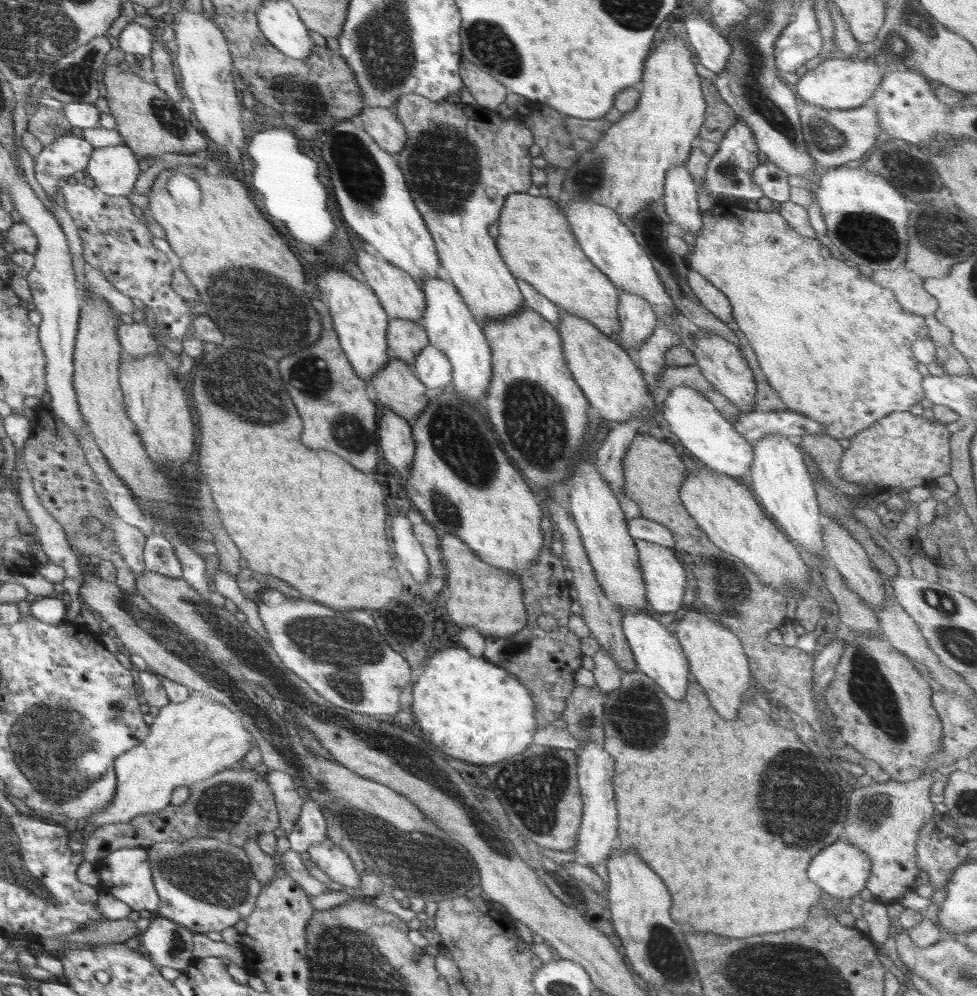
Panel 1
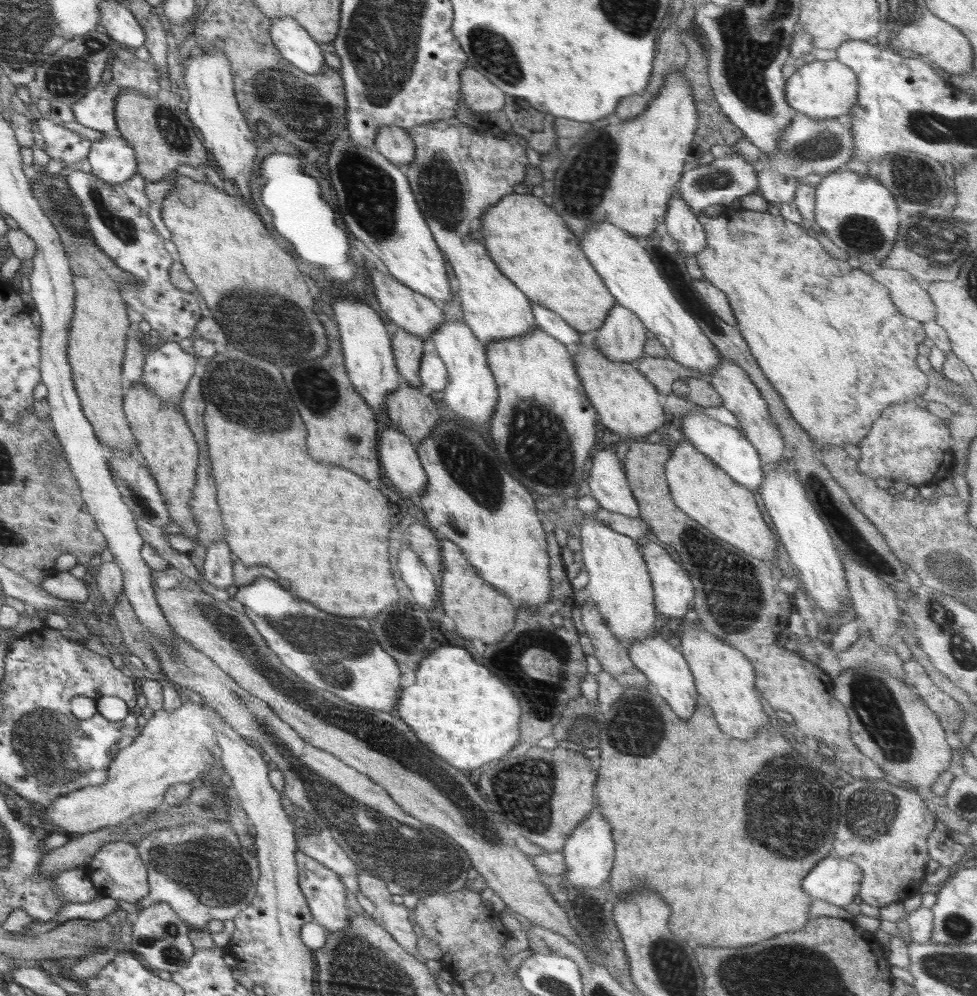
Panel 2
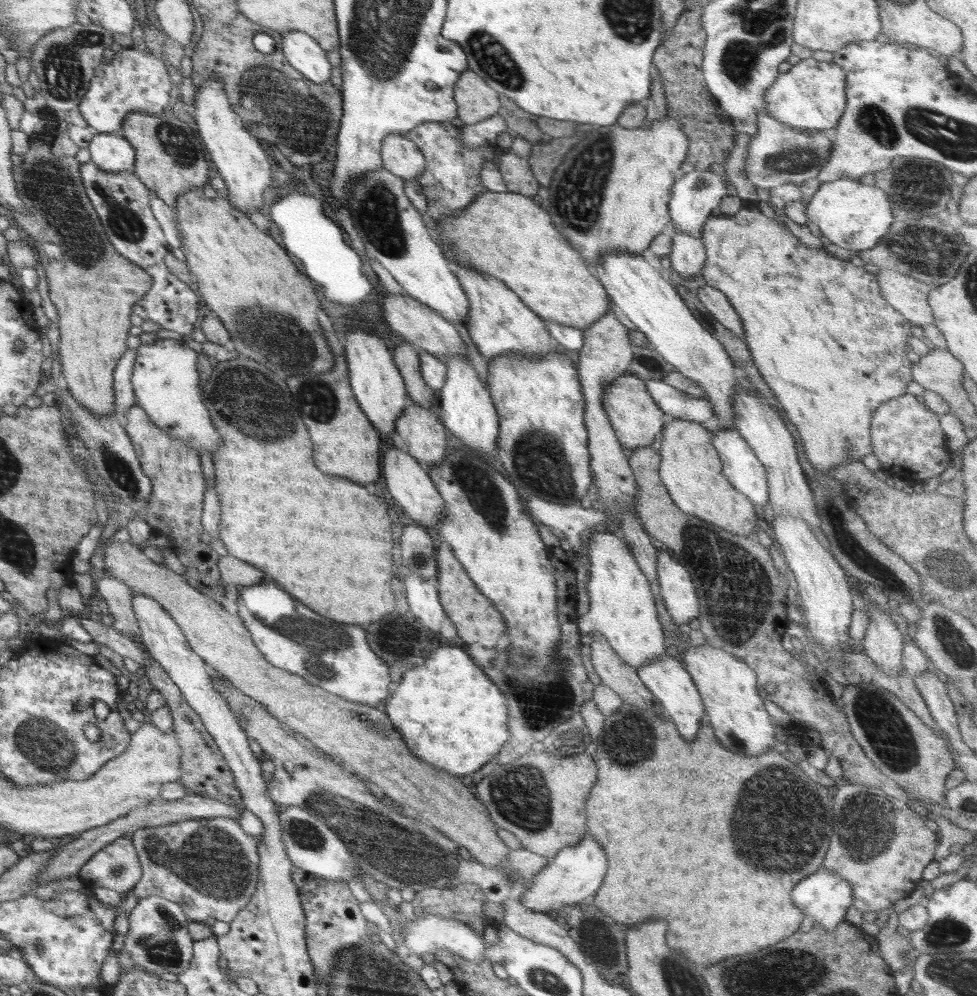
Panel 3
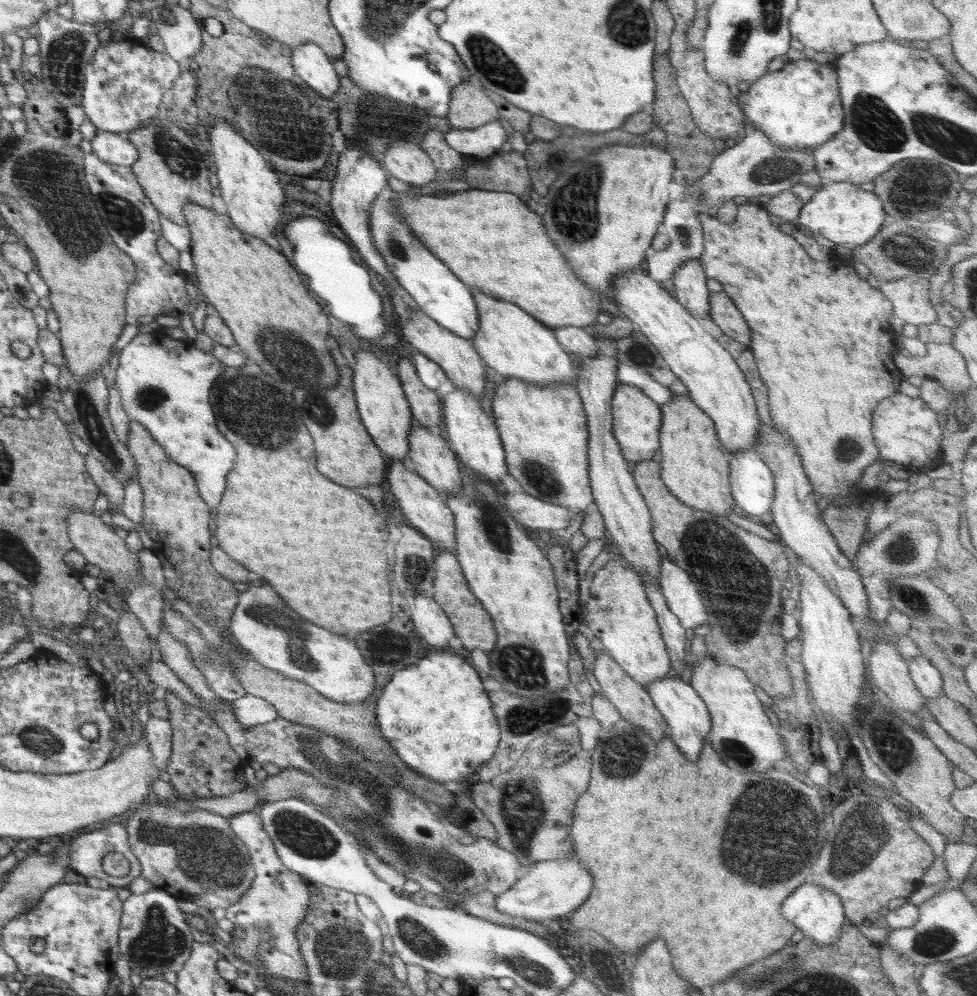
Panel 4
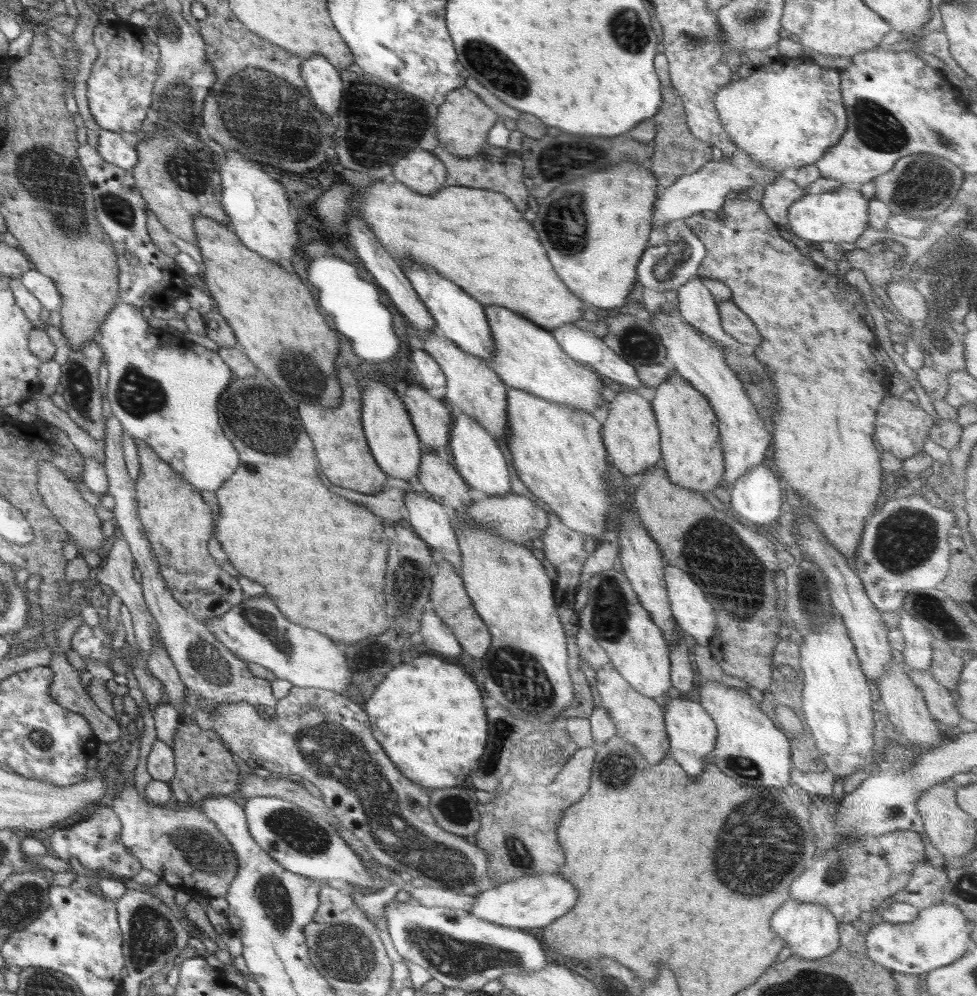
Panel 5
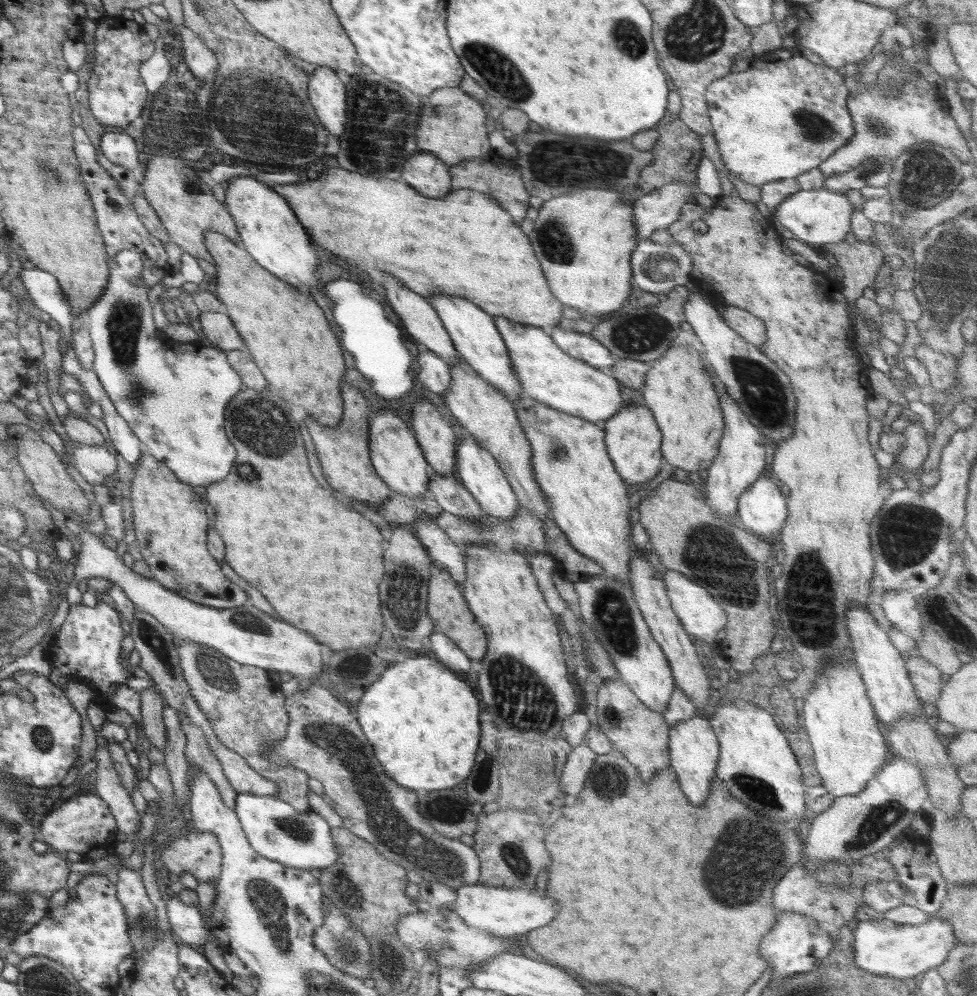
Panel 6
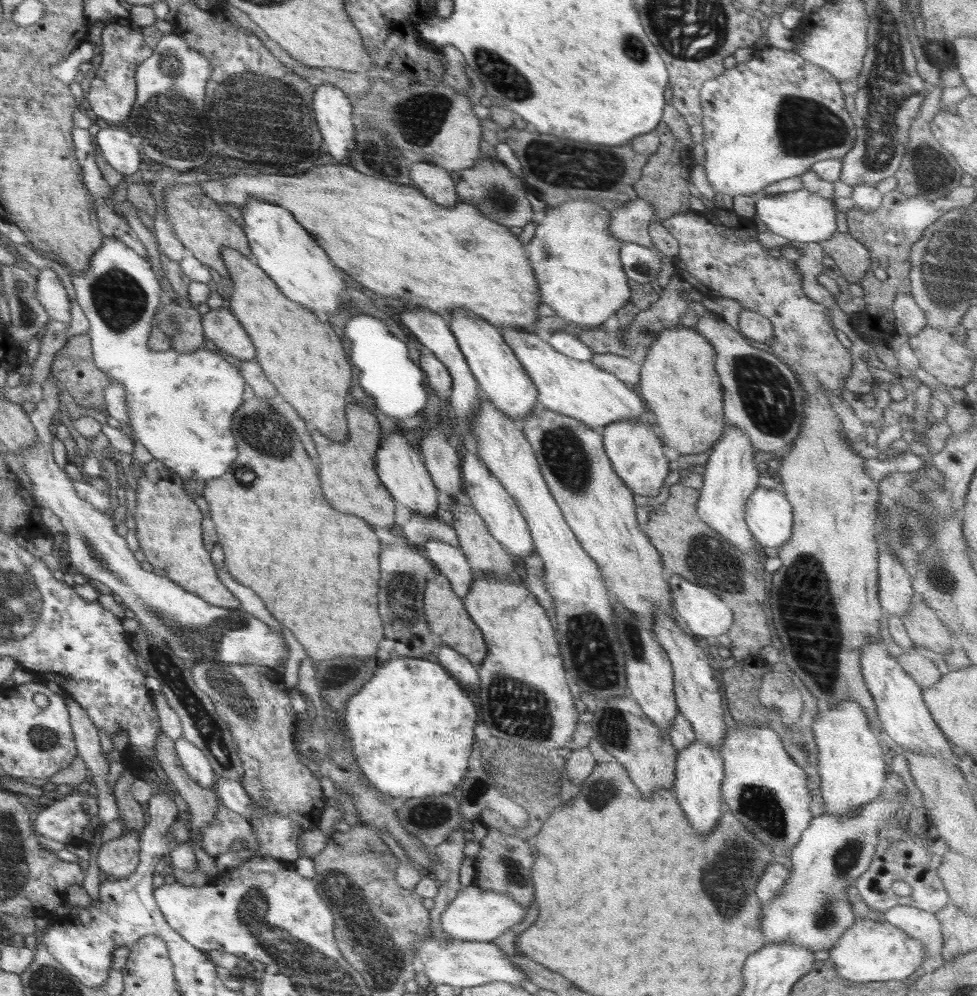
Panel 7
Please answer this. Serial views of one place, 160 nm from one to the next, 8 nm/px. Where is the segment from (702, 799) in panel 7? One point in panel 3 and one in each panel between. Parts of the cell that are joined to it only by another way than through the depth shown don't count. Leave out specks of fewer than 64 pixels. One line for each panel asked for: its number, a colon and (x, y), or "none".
3: (667, 679)
4: (684, 711)
5: (692, 733)
6: (693, 746)

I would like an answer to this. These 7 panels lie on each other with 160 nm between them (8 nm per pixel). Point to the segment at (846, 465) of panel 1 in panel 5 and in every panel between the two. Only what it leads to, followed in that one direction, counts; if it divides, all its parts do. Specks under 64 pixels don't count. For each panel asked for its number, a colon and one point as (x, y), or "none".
2: (908, 444)
3: (907, 439)
4: (905, 429)
5: (901, 427)

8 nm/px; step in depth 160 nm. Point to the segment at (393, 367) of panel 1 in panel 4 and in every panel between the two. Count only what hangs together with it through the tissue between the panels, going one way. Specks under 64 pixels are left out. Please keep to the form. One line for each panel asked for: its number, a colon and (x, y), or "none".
2: (411, 410)
3: (420, 431)
4: (429, 455)

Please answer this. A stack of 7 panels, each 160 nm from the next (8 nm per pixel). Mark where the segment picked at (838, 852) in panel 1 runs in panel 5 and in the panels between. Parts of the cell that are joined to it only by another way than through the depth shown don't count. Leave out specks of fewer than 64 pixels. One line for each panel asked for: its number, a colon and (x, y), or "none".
2: (837, 881)
3: (824, 897)
4: (819, 913)
5: (809, 929)

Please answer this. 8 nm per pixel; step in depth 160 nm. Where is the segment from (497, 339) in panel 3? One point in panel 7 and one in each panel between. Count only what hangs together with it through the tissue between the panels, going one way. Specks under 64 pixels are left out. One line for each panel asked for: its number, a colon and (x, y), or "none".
4: (513, 343)
5: (527, 357)
6: (546, 373)
7: (580, 390)

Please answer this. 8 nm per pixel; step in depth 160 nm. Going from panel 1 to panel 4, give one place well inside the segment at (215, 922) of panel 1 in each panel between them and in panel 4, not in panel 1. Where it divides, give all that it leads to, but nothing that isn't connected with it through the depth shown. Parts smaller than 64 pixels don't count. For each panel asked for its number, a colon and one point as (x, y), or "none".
2: (203, 872)
3: (208, 866)
4: (195, 856)

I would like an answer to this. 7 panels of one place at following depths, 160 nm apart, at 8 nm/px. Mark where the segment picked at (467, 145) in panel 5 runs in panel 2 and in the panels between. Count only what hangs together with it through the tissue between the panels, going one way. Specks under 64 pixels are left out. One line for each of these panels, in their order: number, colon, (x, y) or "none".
2: (476, 91)
3: (476, 101)
4: (469, 107)

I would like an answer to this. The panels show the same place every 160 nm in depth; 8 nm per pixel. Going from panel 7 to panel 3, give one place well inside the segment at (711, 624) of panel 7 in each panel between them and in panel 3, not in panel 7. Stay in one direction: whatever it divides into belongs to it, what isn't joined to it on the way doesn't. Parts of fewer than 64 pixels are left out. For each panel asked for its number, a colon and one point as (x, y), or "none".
3: (675, 586)
4: (683, 599)
5: (693, 613)
6: (700, 615)

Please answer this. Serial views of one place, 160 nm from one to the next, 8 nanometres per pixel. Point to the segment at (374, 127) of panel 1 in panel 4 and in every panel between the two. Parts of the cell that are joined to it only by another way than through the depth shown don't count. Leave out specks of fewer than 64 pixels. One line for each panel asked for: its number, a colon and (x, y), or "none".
2: (394, 143)
3: (401, 156)
4: (408, 162)

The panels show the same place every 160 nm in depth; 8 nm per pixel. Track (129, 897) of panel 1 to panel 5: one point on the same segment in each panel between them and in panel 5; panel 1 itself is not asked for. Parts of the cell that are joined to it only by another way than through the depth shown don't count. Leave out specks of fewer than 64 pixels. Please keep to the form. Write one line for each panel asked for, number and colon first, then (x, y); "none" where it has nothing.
2: (118, 871)
3: (100, 870)
4: (88, 847)
5: (93, 841)

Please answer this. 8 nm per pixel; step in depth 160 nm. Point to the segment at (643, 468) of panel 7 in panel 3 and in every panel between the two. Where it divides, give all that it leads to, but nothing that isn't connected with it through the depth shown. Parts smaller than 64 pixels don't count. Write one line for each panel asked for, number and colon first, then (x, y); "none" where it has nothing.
3: (636, 419)
4: (637, 419)
5: (630, 433)
6: (633, 440)

